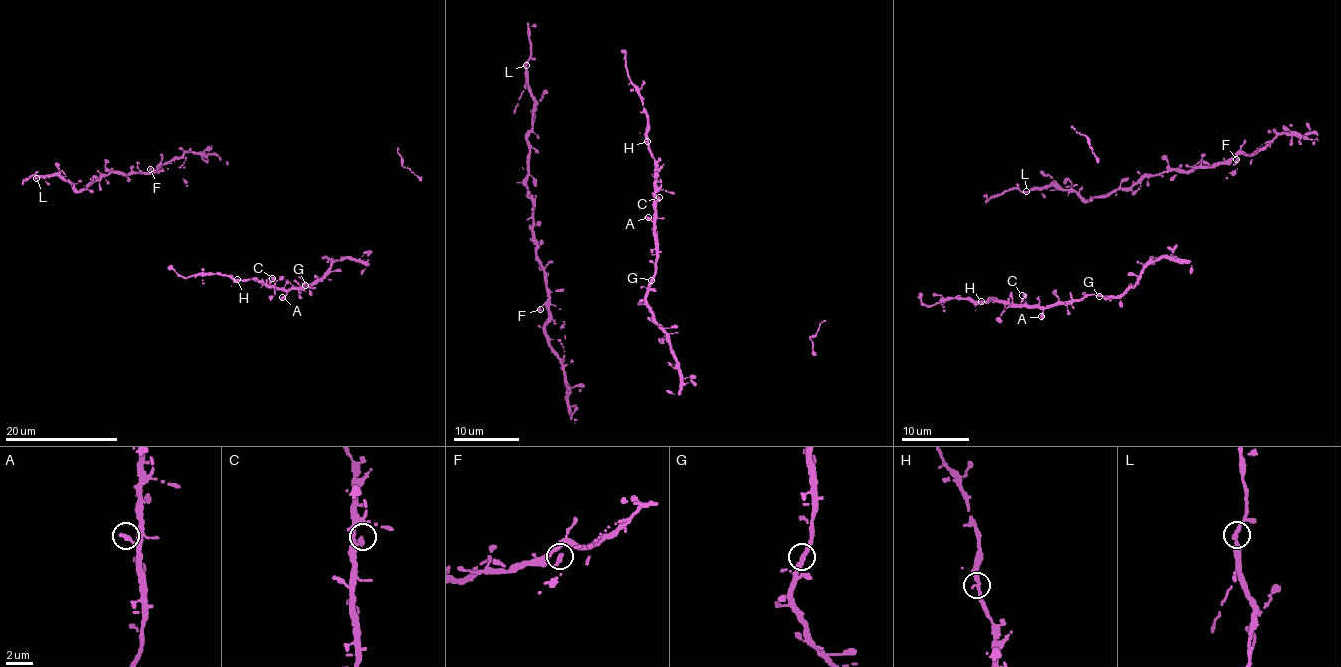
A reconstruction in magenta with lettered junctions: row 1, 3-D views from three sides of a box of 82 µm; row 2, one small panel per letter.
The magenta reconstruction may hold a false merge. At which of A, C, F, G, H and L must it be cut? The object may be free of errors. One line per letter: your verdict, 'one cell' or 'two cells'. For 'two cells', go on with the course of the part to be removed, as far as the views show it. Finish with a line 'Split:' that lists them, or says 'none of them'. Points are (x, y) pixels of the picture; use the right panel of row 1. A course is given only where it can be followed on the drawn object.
A: one cell
C: one cell
F: one cell
G: one cell
H: one cell
L: one cell
Split: none of them

